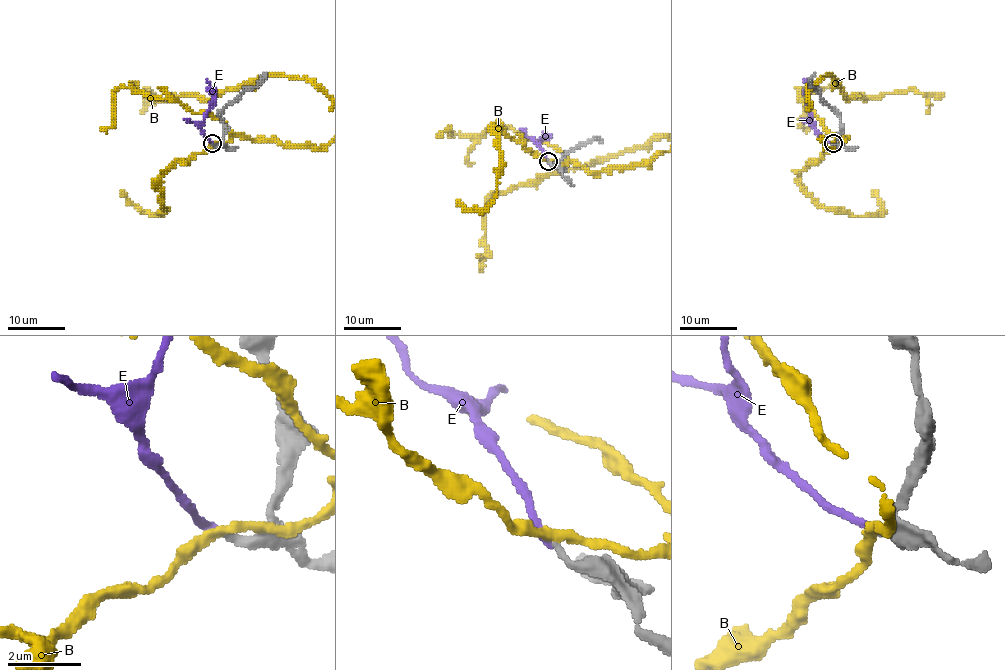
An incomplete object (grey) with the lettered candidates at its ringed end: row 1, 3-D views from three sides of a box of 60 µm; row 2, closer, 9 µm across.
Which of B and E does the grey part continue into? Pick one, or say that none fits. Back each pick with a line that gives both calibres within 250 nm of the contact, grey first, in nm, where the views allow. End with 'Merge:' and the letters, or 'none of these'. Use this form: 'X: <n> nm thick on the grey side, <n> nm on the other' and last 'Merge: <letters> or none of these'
E: 180 nm thick on the grey side, 160 nm on the other
Merge: E

